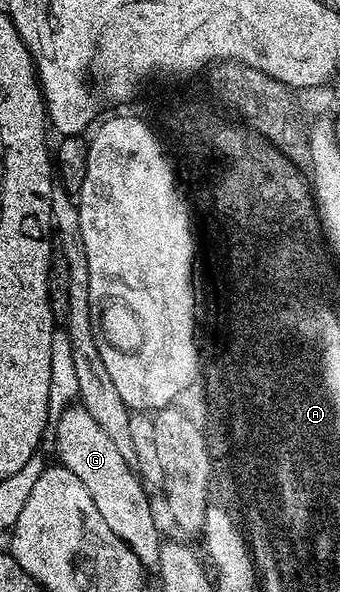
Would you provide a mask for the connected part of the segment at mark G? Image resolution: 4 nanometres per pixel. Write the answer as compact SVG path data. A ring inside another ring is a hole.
M83 405L67 407L55 420L54 431L55 427L56 451L60 454L59 462L66 469L70 469L70 473L74 473L74 477L78 477L82 485L86 485L86 490L89 491L90 497L94 497L94 505L98 505L98 513L102 513L106 525L114 529L116 536L134 552L143 567L155 568L162 536L160 536L160 527L152 516L152 503L147 495L149 492L139 474L134 470L133 464L126 457L122 457L122 453L118 453L118 445L114 445L114 441L106 435L106 429L102 429L102 425L98 425L98 421L90 417L90 413Z

